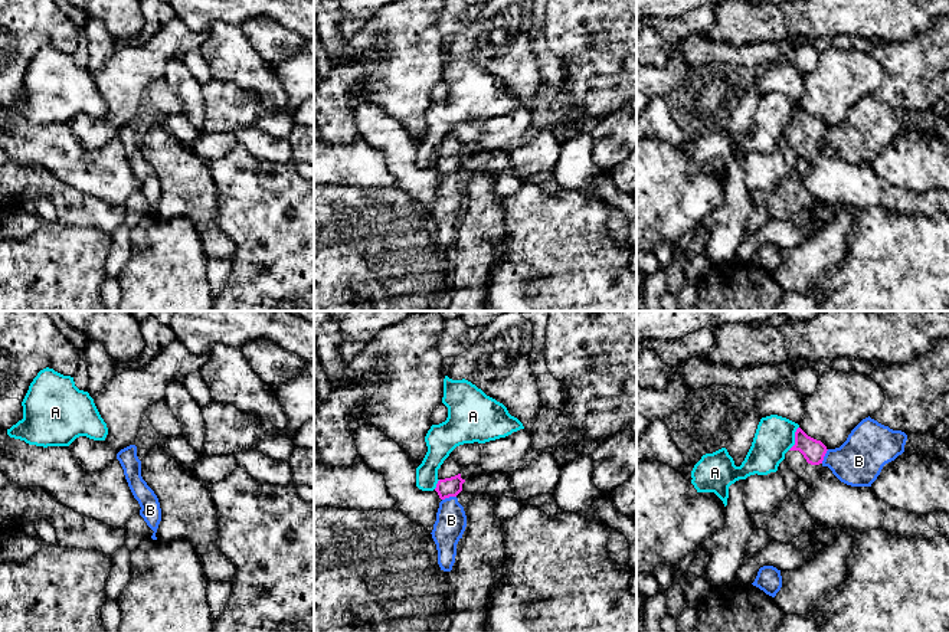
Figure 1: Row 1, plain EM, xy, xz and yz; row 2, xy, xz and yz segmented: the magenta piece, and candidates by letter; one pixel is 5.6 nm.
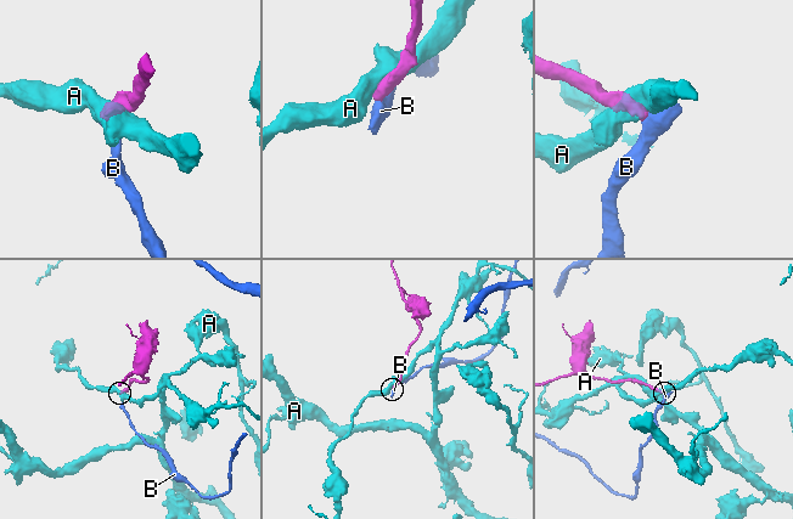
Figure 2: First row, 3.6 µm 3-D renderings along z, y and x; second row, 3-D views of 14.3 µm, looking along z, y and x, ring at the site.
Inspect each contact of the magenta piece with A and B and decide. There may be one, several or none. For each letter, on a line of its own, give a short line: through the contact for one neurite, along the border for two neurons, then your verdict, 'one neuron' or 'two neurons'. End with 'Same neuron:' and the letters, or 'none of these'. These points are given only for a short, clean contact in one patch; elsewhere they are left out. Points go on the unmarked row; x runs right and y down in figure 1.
A: two neurons
B: line xz (455, 173), (442, 177); two neurons
Same neuron: none of these

